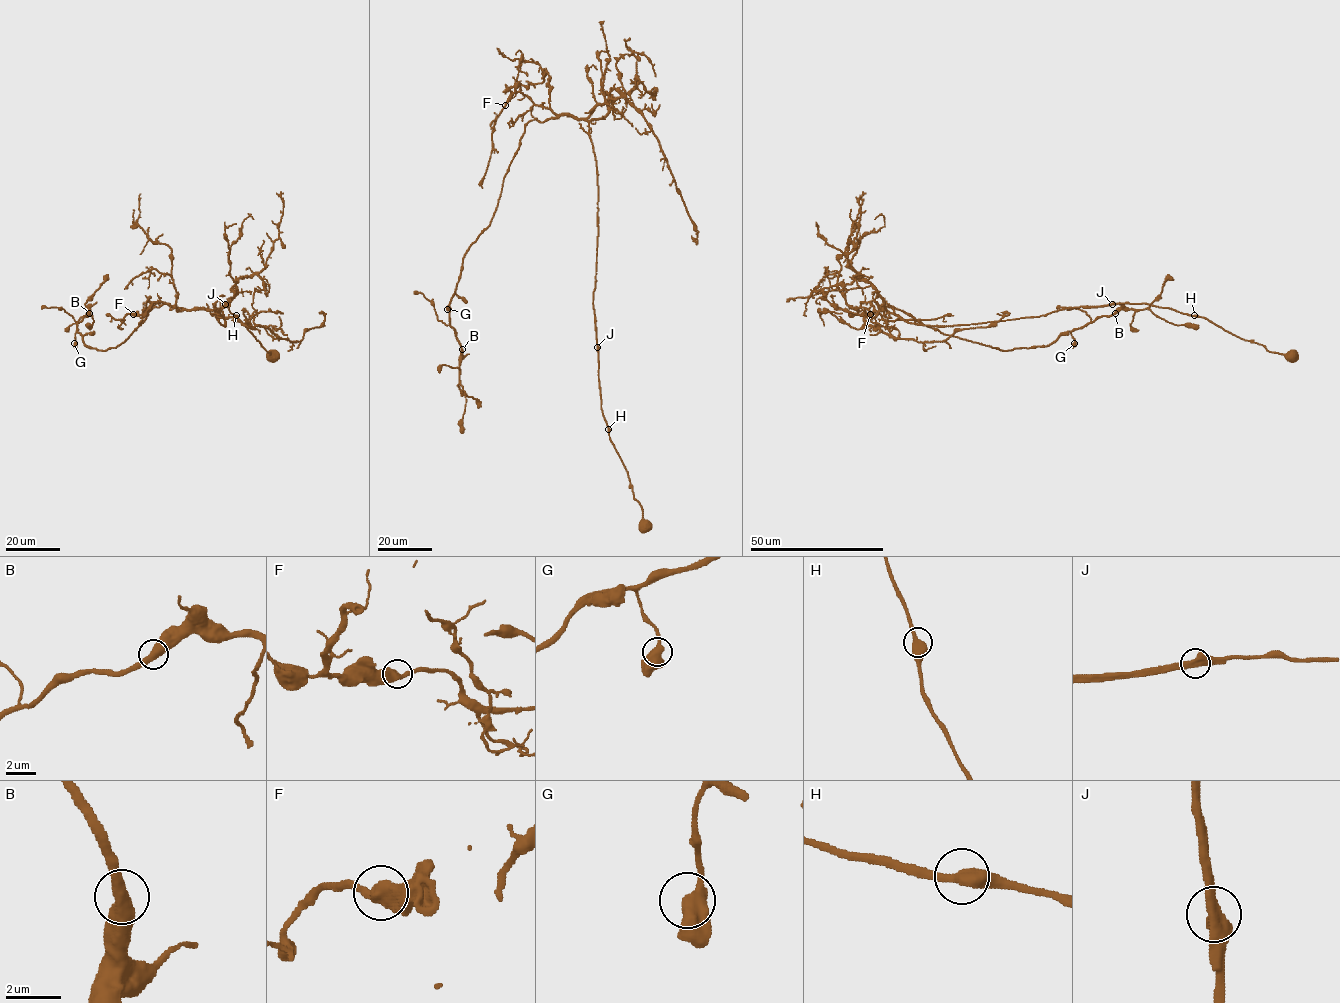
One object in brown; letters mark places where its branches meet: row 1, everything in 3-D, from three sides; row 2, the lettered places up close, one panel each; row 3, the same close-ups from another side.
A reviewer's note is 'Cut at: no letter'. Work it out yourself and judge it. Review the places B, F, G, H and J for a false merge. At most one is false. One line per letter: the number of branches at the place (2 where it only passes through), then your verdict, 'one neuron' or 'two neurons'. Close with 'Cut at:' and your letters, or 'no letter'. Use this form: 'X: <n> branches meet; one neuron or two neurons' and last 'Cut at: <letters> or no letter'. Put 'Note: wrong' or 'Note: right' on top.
Note: wrong
B: 2 branches meet; one neuron
F: 2 branches meet; one neuron
G: 2 branches meet; one neuron
H: 2 branches meet; one neuron
J: 2 branches meet; two neurons
Cut at: J

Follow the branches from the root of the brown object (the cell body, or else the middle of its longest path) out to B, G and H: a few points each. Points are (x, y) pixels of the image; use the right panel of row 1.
B: (1290, 356), (1144, 303), (952, 325), (880, 309), (886, 303), (1003, 350), (1046, 346), (1115, 313)
G: (1290, 356), (1144, 303), (952, 325), (880, 309), (886, 303), (1003, 350), (1046, 346), (1068, 332), (1074, 343)
H: (1290, 356), (1269, 352), (1261, 344), (1241, 339), (1194, 315)

